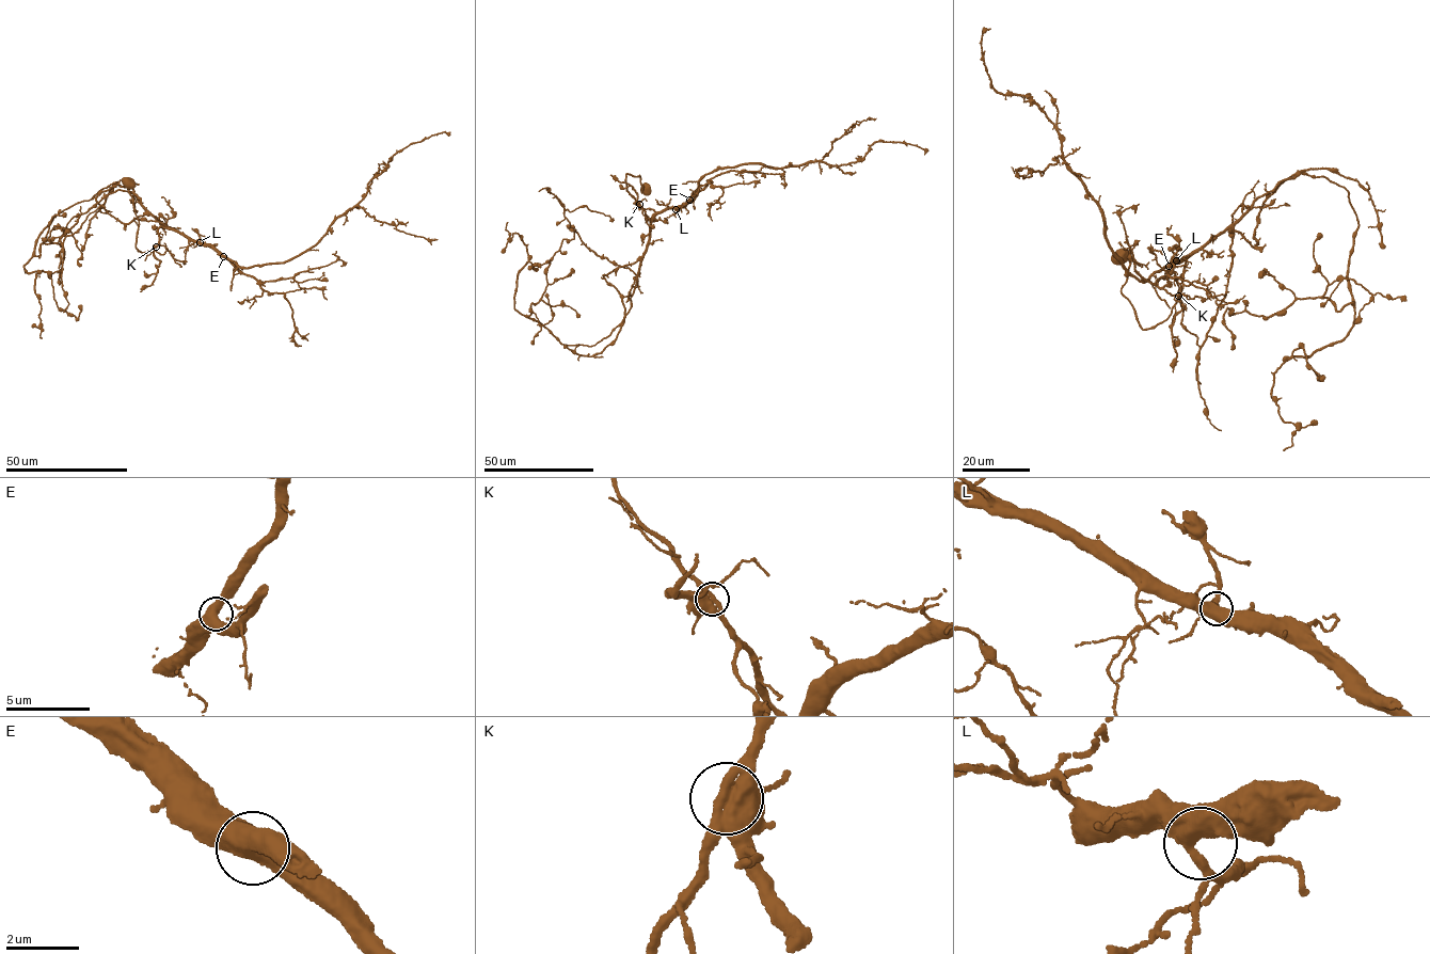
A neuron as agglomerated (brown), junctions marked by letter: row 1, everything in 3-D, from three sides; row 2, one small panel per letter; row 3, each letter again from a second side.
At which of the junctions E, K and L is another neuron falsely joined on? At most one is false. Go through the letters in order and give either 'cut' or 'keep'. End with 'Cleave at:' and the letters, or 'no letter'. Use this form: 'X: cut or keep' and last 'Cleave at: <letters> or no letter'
E: keep
K: keep
L: keep
Cleave at: no letter

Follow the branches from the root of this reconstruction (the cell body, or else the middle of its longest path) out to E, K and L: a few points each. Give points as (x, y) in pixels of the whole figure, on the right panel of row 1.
E: (1118, 258), (1130, 263), (1122, 295), (1144, 329), (1166, 320), (1180, 290), (1185, 260), (1171, 258), (1169, 266)
K: (1118, 258), (1130, 263), (1122, 295), (1128, 299), (1139, 326), (1144, 329), (1166, 320), (1178, 296)
L: (1118, 258), (1130, 263), (1122, 295), (1144, 329), (1169, 317), (1184, 271), (1185, 260), (1176, 260)

